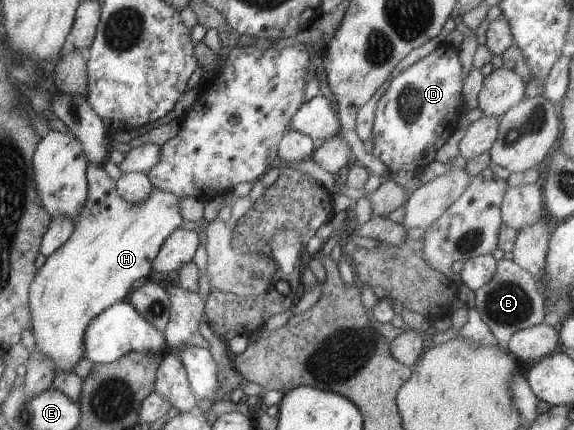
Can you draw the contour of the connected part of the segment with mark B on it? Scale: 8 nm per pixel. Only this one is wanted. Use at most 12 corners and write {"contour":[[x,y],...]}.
{"contour":[[513,260],[475,290],[498,344],[544,318],[534,278]]}

